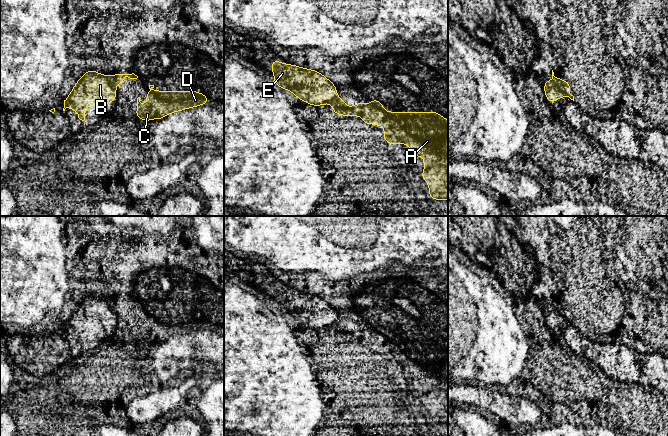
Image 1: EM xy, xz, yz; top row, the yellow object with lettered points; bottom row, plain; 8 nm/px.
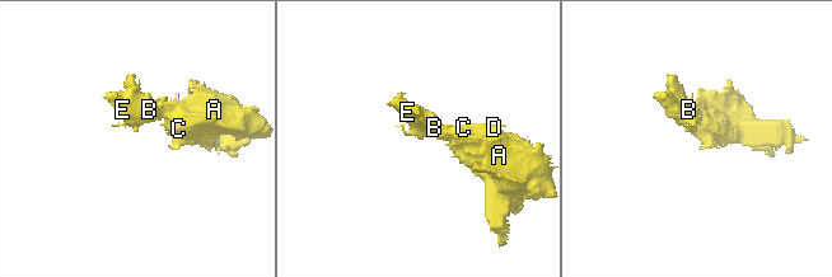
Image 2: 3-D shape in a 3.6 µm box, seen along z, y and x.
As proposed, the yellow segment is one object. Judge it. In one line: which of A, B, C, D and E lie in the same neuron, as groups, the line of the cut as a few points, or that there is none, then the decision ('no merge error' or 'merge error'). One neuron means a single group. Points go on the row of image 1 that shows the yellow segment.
A C D / B E; cut in yz along (552, 81), (566, 95); merge error

